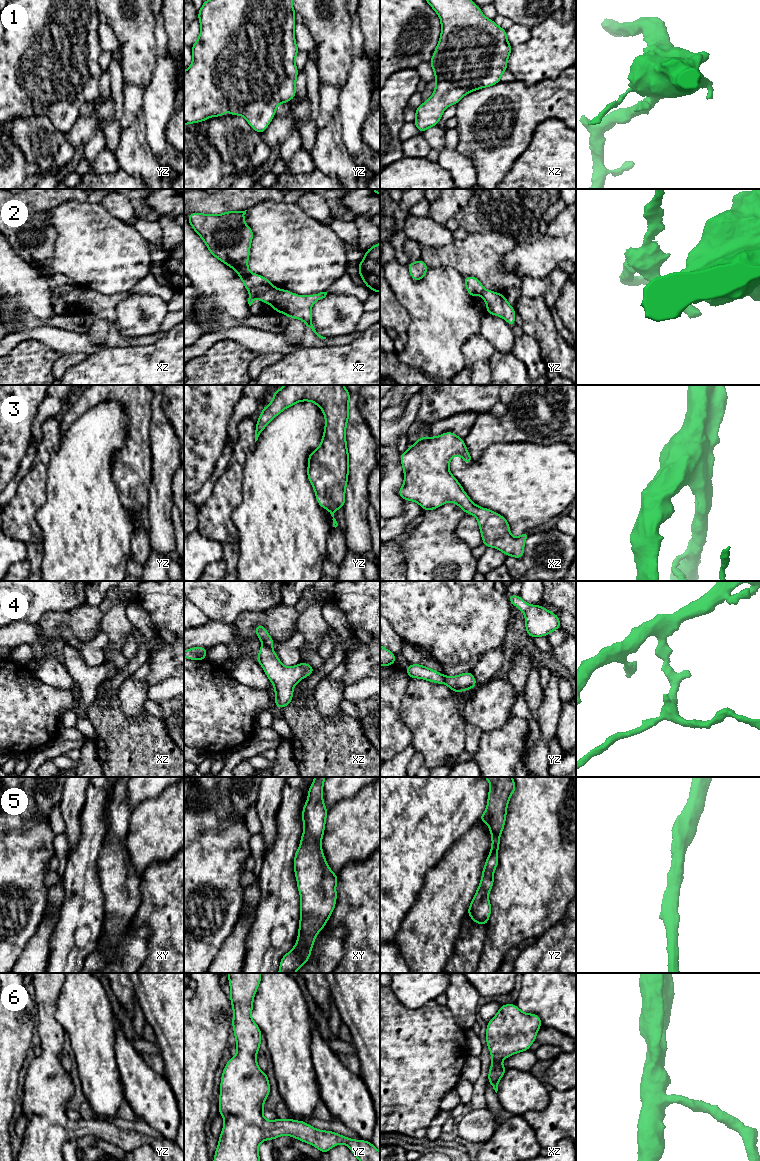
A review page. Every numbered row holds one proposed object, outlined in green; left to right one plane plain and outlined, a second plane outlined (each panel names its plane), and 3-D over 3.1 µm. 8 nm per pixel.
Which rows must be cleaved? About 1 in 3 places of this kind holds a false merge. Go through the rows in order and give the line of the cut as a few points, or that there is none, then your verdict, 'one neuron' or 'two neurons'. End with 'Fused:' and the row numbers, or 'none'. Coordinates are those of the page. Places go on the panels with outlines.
1: no cut | one neuron
2: xz (275, 288), (269, 291), (250, 294) | two neurons
3: no cut | one neuron
4: xz (263, 643), (270, 647) | two neurons
5: no cut | one neuron
6: no cut | one neuron
Fused: 2, 4

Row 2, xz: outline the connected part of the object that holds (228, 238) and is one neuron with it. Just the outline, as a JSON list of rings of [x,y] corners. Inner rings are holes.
[[[228,211],[219,215],[191,213],[187,217],[210,253],[236,271],[250,294],[260,294],[276,288],[270,280],[248,269],[254,234],[244,222],[246,211]]]

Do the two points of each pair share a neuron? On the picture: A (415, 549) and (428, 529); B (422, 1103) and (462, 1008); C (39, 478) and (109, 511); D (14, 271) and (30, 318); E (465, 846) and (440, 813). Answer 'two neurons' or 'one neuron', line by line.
A: one neuron
B: two neurons
C: two neurons
D: one neuron
E: two neurons

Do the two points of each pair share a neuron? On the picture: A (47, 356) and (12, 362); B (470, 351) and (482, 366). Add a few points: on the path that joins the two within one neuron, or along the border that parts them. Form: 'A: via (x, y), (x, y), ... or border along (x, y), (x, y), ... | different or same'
A: via (38, 359), (31, 362), (21, 362) | same
B: border along (488, 360), (478, 360), (470, 368) | different

